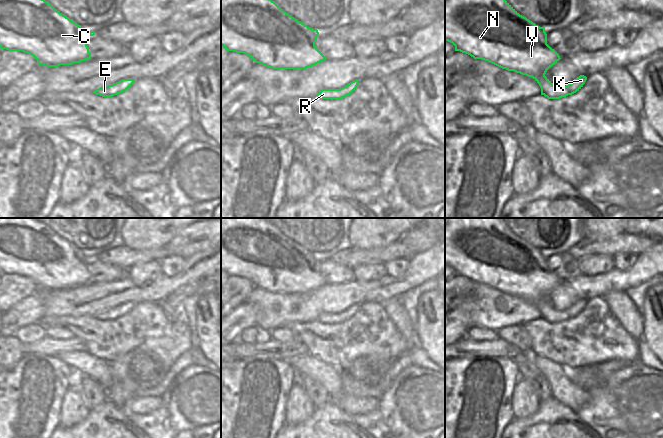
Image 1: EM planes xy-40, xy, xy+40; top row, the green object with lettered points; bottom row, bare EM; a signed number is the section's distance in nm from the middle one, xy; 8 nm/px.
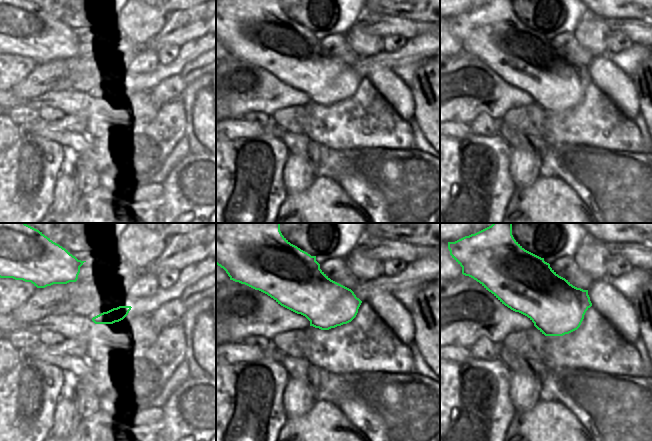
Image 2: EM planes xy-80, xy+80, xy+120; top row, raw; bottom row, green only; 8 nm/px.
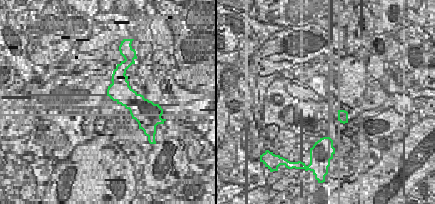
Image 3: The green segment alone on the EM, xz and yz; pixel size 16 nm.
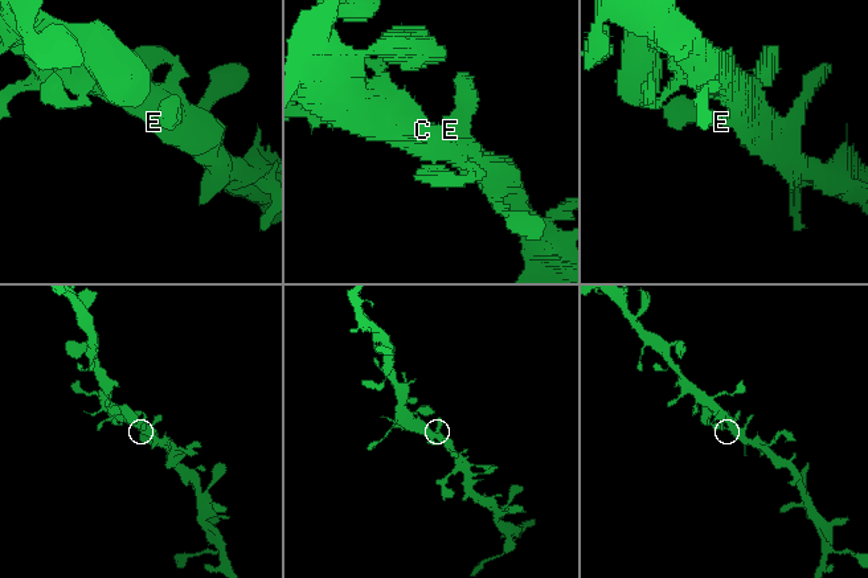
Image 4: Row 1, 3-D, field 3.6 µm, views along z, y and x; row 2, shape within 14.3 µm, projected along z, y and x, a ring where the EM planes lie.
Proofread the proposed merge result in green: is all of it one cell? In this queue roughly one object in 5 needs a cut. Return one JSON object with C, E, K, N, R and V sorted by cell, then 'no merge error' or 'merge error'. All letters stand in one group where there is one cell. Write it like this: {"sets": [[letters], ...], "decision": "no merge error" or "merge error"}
{"sets": [["C", "E", "K", "N", "R", "V"]], "decision": "no merge error"}

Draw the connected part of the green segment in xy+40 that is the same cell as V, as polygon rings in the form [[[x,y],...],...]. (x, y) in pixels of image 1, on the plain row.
[[[445,218],[445,265],[455,270],[455,275],[466,277],[474,283],[488,285],[502,293],[532,301],[541,312],[541,319],[548,323],[560,323],[579,315],[587,301],[580,299],[564,311],[556,311],[546,300],[547,294],[561,282],[547,268],[545,251],[540,251],[520,239],[502,218]]]

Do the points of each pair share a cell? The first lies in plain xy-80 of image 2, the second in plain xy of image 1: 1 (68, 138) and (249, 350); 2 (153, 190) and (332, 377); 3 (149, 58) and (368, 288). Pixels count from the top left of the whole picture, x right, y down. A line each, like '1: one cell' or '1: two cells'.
1: two cells
2: one cell
3: two cells

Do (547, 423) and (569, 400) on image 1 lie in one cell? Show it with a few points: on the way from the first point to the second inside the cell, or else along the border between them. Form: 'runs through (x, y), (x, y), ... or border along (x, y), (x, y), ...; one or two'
border along (553, 396), (576, 413); two

